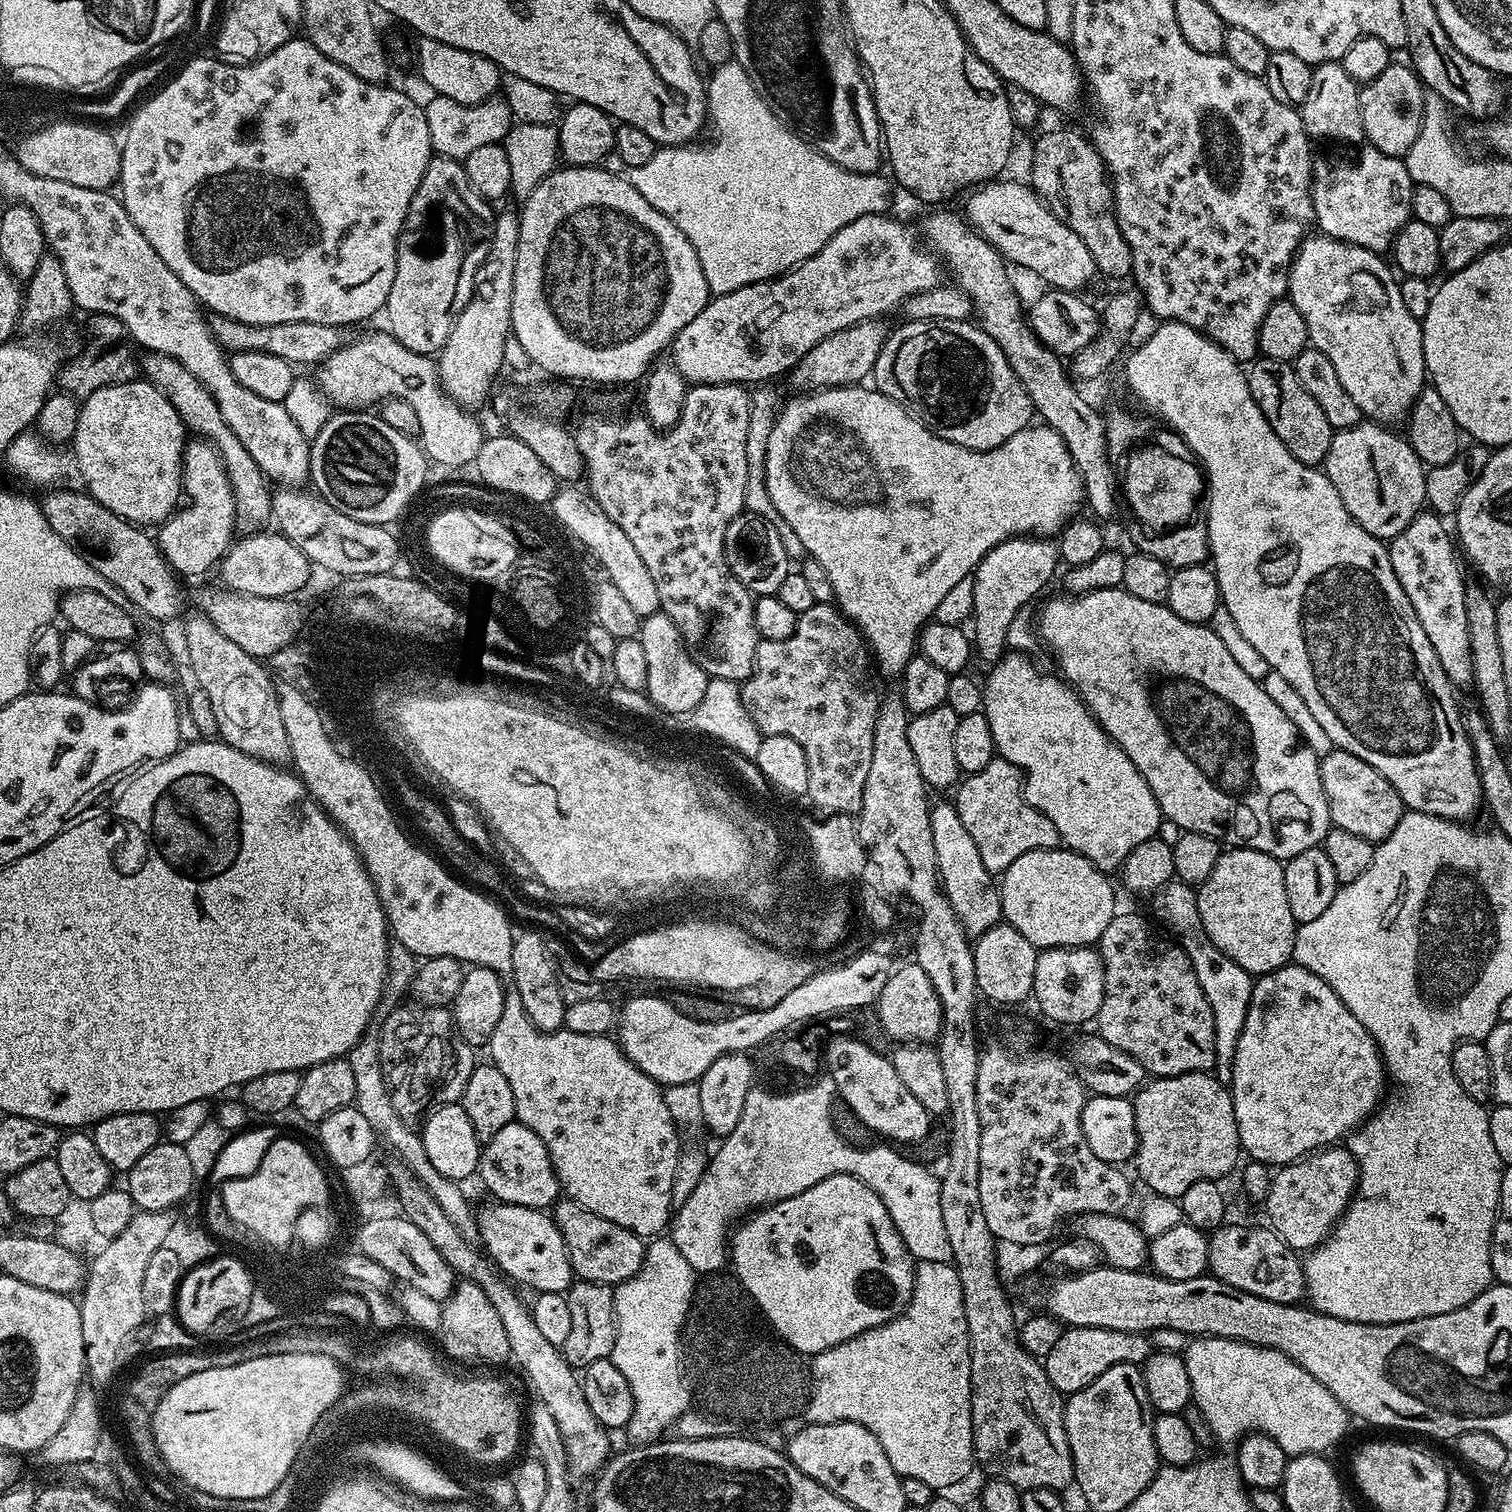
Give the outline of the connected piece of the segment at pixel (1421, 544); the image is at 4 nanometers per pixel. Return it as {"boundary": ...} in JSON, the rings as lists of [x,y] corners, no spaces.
{"boundary":[[[1420,511],[1414,522],[1410,522],[1410,526],[1406,526],[1406,530],[1402,530],[1402,534],[1388,544],[1388,557],[1402,590],[1406,590],[1406,598],[1410,598],[1410,606],[1414,606],[1414,614],[1422,630],[1426,630],[1426,638],[1430,638],[1430,646],[1434,646],[1438,654],[1438,662],[1448,675],[1448,680],[1453,686],[1468,686],[1472,683],[1472,651],[1466,626],[1466,576],[1460,573],[1461,561],[1449,525],[1447,528],[1443,523],[1447,524],[1437,513]]]}

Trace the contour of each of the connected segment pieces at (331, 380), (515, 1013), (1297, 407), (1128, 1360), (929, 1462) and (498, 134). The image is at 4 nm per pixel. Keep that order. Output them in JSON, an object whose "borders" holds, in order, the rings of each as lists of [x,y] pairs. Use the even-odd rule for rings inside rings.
{"borders":[[[[387,330],[364,332],[357,340],[349,339],[334,354],[320,361],[315,371],[316,387],[324,393],[329,405],[340,410],[368,410],[390,399],[410,402],[418,414],[424,455],[433,465],[441,464],[444,468],[471,465],[484,445],[483,426],[441,386],[436,360],[406,350]]],[[[511,986],[504,989],[502,1018],[490,1034],[486,1051],[492,1055],[491,1063],[510,1082],[510,1090],[514,1090],[516,1120],[542,1138],[563,1195],[590,1210],[590,1214],[598,1214],[598,1218],[606,1218],[606,1222],[614,1222],[614,1226],[622,1226],[641,1238],[659,1237],[674,1215],[671,1188],[682,1155],[682,1133],[666,1106],[664,1088],[642,1074],[611,1035],[538,1030],[530,1022],[518,990]]],[[[1257,358],[1251,361],[1246,372],[1250,394],[1254,402],[1258,402],[1258,410],[1266,414],[1266,422],[1270,422],[1270,430],[1282,438],[1282,446],[1298,458],[1298,462],[1313,466],[1323,465],[1326,450],[1330,450],[1334,429],[1326,422],[1326,414],[1318,407],[1318,402],[1310,398],[1306,386],[1298,382],[1295,367],[1286,360],[1270,360]]],[[[1065,1327],[1062,1338],[1051,1348],[1050,1354],[1042,1358],[1046,1378],[1062,1394],[1071,1394],[1090,1386],[1098,1374],[1106,1374],[1110,1366],[1115,1364],[1143,1365],[1152,1355],[1154,1349],[1147,1335],[1139,1332],[1119,1332],[1118,1330],[1102,1330],[1101,1328]]],[[[919,1261],[916,1264],[916,1281],[914,1282],[914,1290],[912,1291],[912,1301],[904,1308],[904,1313],[895,1316],[890,1322],[886,1322],[877,1328],[866,1330],[862,1334],[858,1334],[854,1338],[850,1338],[846,1342],[842,1342],[838,1346],[834,1346],[830,1350],[820,1352],[818,1355],[811,1357],[811,1396],[808,1399],[806,1409],[806,1420],[809,1424],[829,1424],[830,1422],[858,1422],[862,1426],[866,1426],[866,1430],[870,1430],[870,1434],[874,1434],[874,1438],[878,1438],[878,1443],[882,1445],[882,1450],[886,1450],[886,1458],[890,1458],[890,1466],[894,1466],[894,1470],[901,1478],[918,1478],[922,1482],[926,1482],[926,1486],[930,1486],[933,1490],[952,1490],[955,1484],[960,1484],[974,1469],[974,1453],[972,1451],[972,1375],[970,1374],[970,1338],[968,1337],[968,1327],[966,1326],[966,1310],[962,1302],[962,1282],[958,1278],[955,1267],[946,1262],[926,1262]]],[[[433,95],[431,99],[429,104],[423,105],[423,109],[426,126],[430,126],[432,150],[438,156],[462,162],[481,146],[501,143],[514,125],[510,106],[503,98],[485,100],[483,104],[463,104],[454,102],[454,98],[437,95]]]]}

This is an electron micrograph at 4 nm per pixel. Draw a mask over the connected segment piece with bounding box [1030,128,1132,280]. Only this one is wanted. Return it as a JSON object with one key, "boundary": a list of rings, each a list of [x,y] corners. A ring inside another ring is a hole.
{"boundary":[[[1056,128],[1053,132],[1044,132],[1036,140],[1036,149],[1032,152],[1032,180],[1031,187],[1037,196],[1044,201],[1050,211],[1053,212],[1082,242],[1086,242],[1086,250],[1094,258],[1099,275],[1113,276],[1120,280],[1131,277],[1132,274],[1132,251],[1118,226],[1116,217],[1116,203],[1112,197],[1112,186],[1108,170],[1104,166],[1104,160],[1093,146],[1091,139],[1080,132],[1071,132],[1068,128]]]}

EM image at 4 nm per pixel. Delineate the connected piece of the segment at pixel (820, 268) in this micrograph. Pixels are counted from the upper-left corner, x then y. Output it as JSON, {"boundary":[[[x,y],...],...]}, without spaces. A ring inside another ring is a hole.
{"boundary":[[[873,214],[854,218],[854,222],[842,226],[842,230],[838,230],[838,234],[834,234],[830,238],[830,242],[826,242],[826,246],[822,246],[822,250],[818,250],[818,254],[806,258],[801,264],[791,268],[790,271],[784,272],[780,276],[775,276],[773,280],[763,280],[762,282],[754,282],[750,286],[742,286],[725,296],[712,296],[702,310],[702,314],[698,314],[698,318],[686,322],[686,326],[682,326],[682,330],[672,341],[670,345],[670,353],[672,352],[672,356],[670,356],[671,363],[675,364],[677,370],[684,376],[689,385],[739,384],[741,386],[756,386],[761,382],[775,381],[775,376],[782,375],[784,371],[785,375],[789,370],[795,368],[799,360],[804,358],[806,354],[810,354],[810,350],[814,350],[814,346],[818,346],[818,342],[822,342],[824,338],[830,338],[830,334],[838,334],[838,330],[846,330],[850,326],[861,324],[863,320],[887,317],[887,312],[894,311],[899,304],[900,307],[907,305],[909,298],[914,294],[930,290],[941,283],[941,261],[931,251],[928,251],[928,253],[920,249],[921,237],[918,232],[917,236],[910,225],[903,224],[900,220],[895,220],[892,214]]]}

